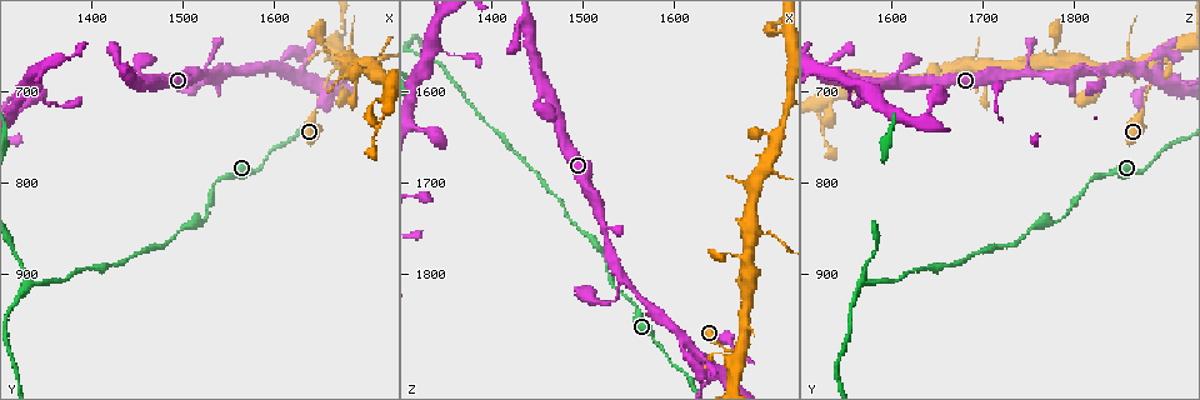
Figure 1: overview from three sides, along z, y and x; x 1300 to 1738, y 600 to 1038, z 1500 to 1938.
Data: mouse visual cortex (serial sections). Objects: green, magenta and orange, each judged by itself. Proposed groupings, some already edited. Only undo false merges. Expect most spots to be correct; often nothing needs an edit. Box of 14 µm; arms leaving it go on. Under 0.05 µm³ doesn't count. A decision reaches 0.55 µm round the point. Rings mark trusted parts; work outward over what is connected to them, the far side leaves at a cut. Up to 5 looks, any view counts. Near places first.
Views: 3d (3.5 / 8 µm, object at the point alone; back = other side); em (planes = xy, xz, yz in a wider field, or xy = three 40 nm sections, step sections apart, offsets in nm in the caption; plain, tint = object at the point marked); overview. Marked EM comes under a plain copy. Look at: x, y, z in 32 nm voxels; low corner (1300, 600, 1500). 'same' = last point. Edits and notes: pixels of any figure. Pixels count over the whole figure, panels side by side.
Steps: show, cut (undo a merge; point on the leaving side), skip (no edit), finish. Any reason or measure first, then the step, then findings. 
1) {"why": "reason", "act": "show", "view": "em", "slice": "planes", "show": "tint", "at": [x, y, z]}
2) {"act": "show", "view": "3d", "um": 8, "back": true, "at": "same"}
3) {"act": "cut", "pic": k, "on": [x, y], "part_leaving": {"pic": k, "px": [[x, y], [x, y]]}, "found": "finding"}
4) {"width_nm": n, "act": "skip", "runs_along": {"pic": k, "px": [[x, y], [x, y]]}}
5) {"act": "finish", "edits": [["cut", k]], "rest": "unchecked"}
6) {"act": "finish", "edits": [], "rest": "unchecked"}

{"why": "three arms meet", "act": "show", "view": "3d", "um": 3.5, "at": [1540, 680, 1795]}

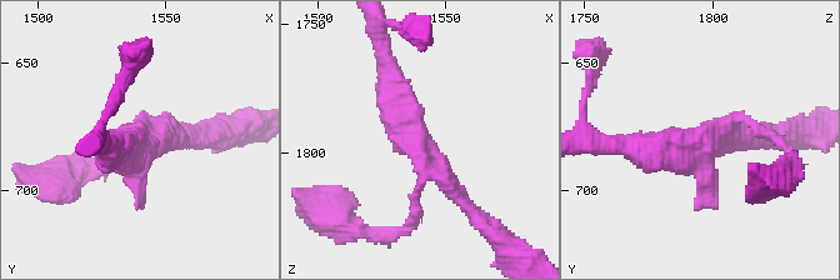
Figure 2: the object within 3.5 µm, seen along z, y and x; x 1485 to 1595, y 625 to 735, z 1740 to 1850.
{"why": "need the tissue", "act": "show", "view": "em", "slice": "xy", "step": 3, "show": "tint", "at": [1540, 682, 1799]}

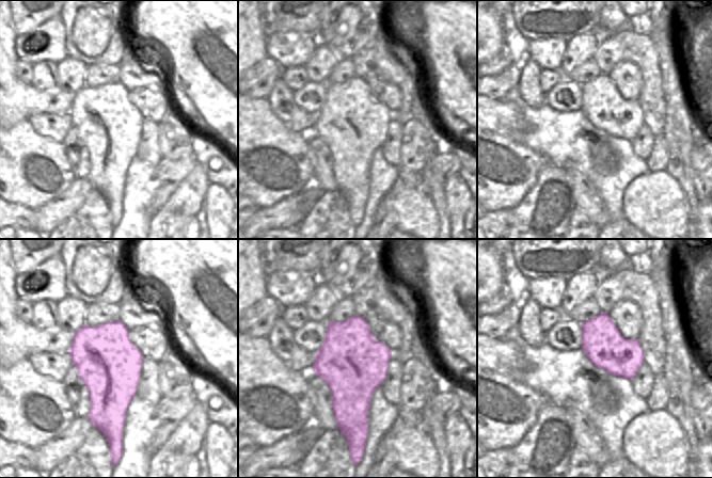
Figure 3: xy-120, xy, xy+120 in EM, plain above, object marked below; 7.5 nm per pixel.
{"act": "skip", "runs_along": {"pic": 2, "px": [[390, 74], [406, 131], [471, 211]]}, "found": "continuous, no second cell"}

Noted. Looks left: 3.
{"why": "abrupt turn", "act": "show", "view": "3d", "um": 3.5, "at": [1710, 710, 1530]}

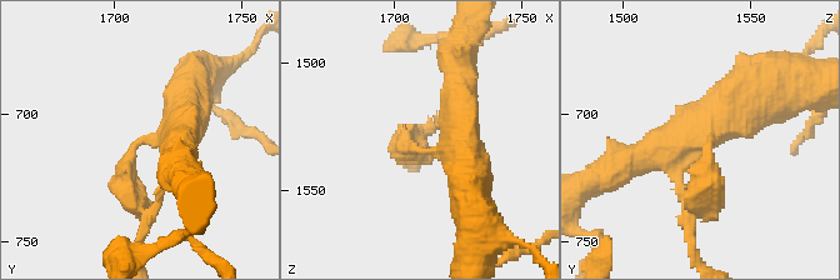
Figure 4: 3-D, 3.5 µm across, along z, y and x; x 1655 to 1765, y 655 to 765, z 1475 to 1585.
{"why": "now the EM", "act": "show", "view": "em", "slice": "xy", "step": 1, "show": "tint", "at": [1711, 711, 1534]}

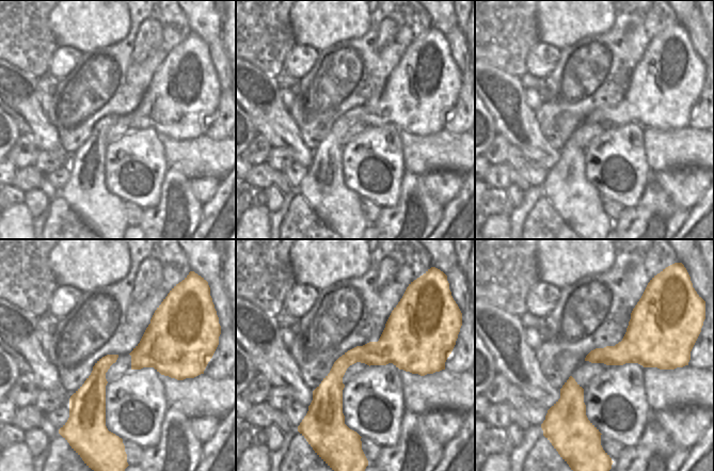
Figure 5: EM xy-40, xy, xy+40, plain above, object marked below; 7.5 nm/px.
{"act": "skip", "runs_along": {"pic": 5, "px": [[426, 350], [352, 356], [311, 412]]}, "found": "continuous, no second cell"}

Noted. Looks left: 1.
{"act": "finish", "edits": [], "rest": "unchecked"}

